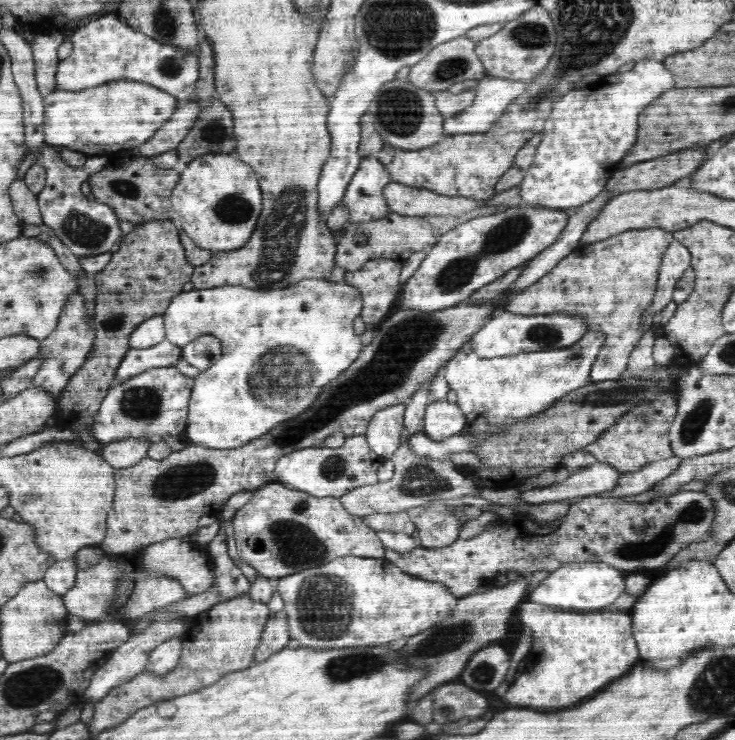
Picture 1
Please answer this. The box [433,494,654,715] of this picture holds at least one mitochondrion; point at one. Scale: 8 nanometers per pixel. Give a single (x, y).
(478, 674)

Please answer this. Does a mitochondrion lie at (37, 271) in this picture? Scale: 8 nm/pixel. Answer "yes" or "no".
yes

